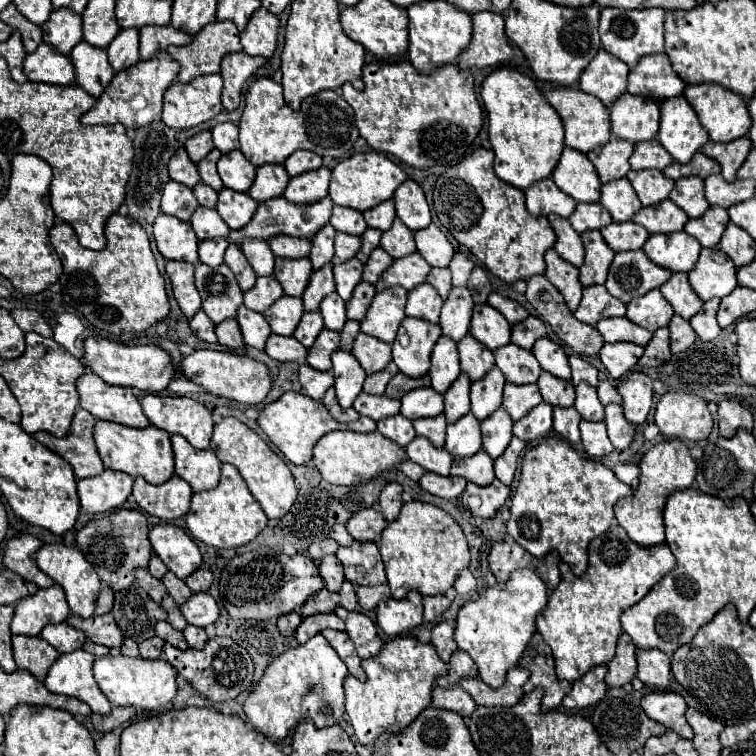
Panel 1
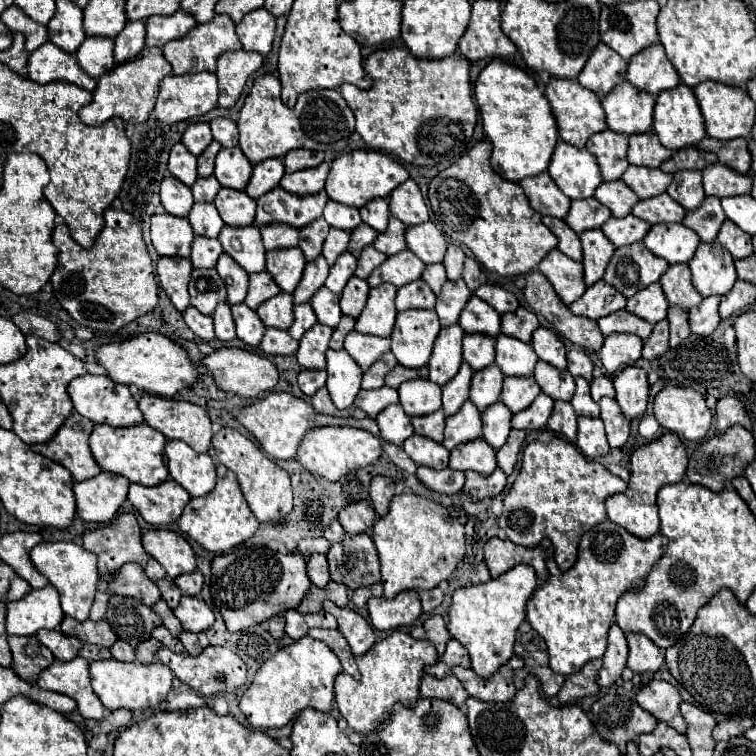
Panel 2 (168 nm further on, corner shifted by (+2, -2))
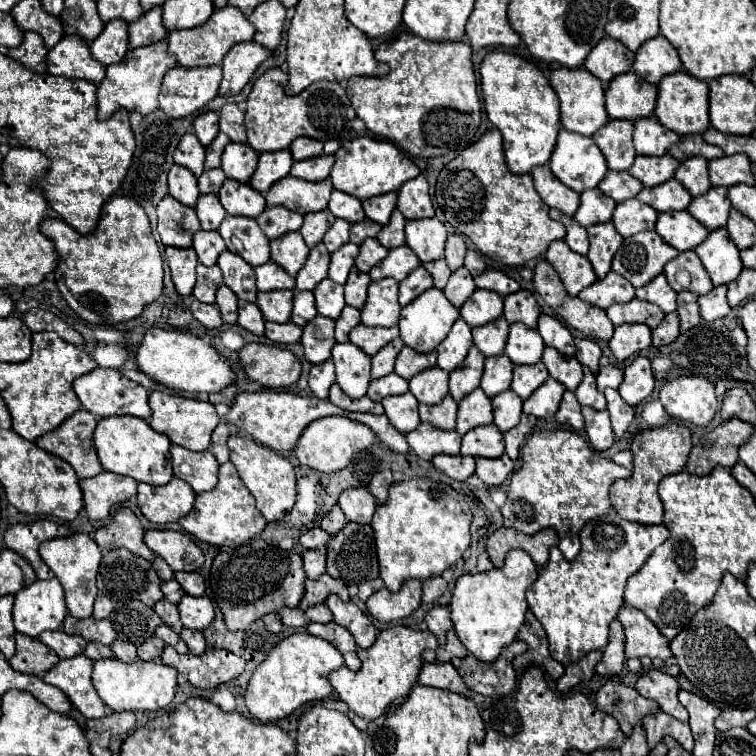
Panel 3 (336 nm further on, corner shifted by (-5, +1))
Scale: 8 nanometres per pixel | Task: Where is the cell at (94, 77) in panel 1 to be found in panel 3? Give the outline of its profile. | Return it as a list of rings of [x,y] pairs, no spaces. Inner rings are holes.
[[[114,20],[106,24],[96,40],[90,44],[90,54],[104,66],[118,64],[128,52],[128,24],[122,20]]]

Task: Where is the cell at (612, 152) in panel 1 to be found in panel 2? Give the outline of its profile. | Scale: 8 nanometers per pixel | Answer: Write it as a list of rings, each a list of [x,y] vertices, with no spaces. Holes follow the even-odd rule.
[[[605,129],[603,133],[593,135],[585,147],[597,157],[597,163],[601,167],[601,175],[605,181],[621,179],[621,175],[629,167],[627,137],[621,133]]]

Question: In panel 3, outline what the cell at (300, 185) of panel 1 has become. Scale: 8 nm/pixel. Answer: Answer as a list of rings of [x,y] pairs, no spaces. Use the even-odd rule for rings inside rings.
[[[324,154],[324,156],[316,156],[312,160],[294,162],[290,176],[300,178],[300,180],[308,180],[308,182],[320,182],[330,176],[332,166],[334,166],[334,156]]]

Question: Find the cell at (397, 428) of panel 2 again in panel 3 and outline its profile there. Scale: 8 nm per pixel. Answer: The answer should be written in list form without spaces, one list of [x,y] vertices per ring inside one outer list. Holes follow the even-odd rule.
[[[410,392],[400,394],[400,396],[388,396],[382,400],[382,406],[392,426],[402,434],[412,432],[420,424],[418,400]]]

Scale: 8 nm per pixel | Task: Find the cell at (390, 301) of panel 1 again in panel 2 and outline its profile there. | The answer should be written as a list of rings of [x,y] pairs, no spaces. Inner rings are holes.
[[[381,283],[369,291],[365,309],[355,321],[355,329],[359,333],[389,337],[395,325],[395,291],[397,287],[391,283]]]

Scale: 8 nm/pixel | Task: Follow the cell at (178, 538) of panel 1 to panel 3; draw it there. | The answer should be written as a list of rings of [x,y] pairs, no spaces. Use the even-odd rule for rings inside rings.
[[[146,530],[144,542],[154,554],[162,556],[174,572],[178,572],[178,570],[186,570],[186,572],[190,570],[192,572],[192,570],[198,570],[204,564],[202,550],[184,532]]]

